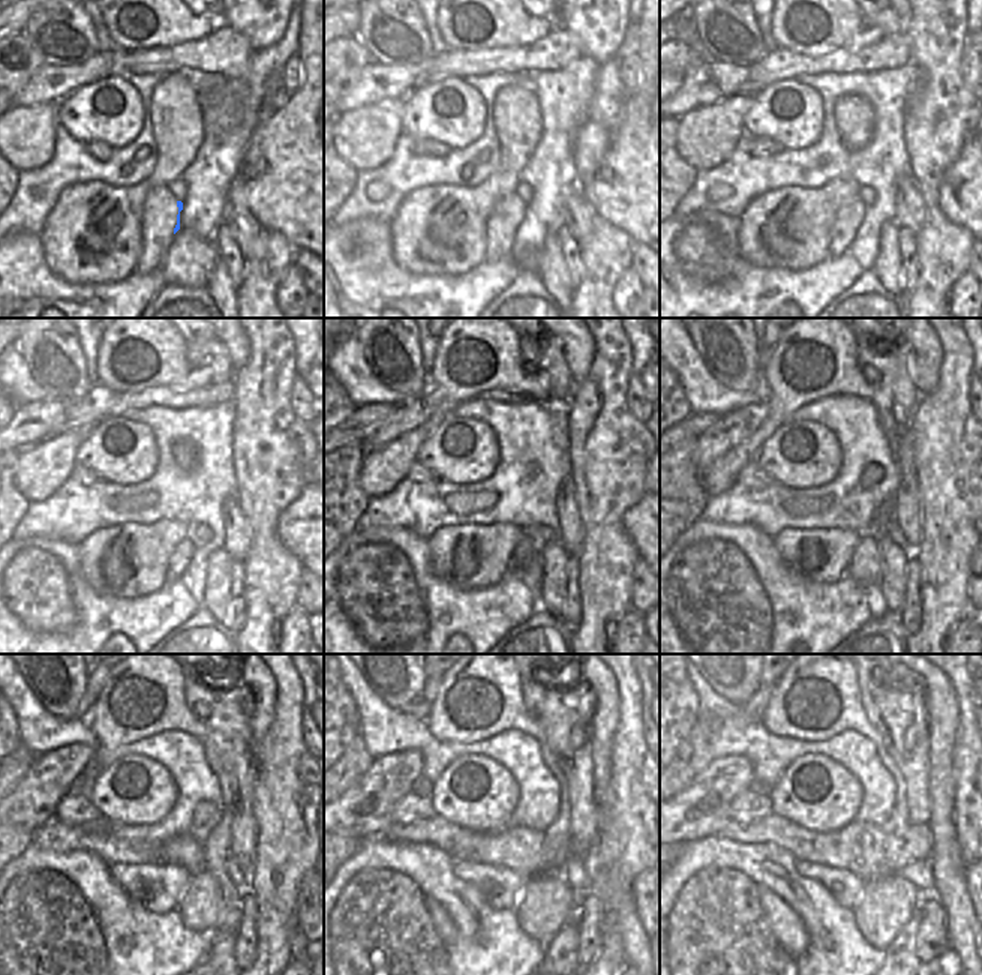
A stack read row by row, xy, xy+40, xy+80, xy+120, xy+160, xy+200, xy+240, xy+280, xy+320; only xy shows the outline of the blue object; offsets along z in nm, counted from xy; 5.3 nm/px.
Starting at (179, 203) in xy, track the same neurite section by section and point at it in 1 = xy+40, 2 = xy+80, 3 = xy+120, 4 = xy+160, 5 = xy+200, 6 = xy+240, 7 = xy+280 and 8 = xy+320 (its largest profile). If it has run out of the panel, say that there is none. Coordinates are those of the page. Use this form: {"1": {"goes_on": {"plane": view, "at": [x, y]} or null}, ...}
{"1": {"goes_on": {"plane": "xy+40", "at": [519, 207]}}, "2": {"goes_on": {"plane": "xy+80", "at": [856, 209]}}, "3": {"goes_on": {"plane": "xy+120", "at": [185, 551]}}, "4": {"goes_on": {"plane": "xy+160", "at": [523, 552]}}, "5": {"goes_on": {"plane": "xy+200", "at": [865, 567]}}, "6": {"goes_on": {"plane": "xy+240", "at": [200, 905]}}, "7": {"goes_on": {"plane": "xy+280", "at": [543, 908]}}, "8": {"goes_on": {"plane": "xy+320", "at": [886, 903]}}}

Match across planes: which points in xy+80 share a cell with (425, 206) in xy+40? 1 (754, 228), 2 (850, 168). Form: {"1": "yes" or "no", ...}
{"1": "yes", "2": "no"}

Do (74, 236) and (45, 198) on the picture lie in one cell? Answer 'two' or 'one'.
two

